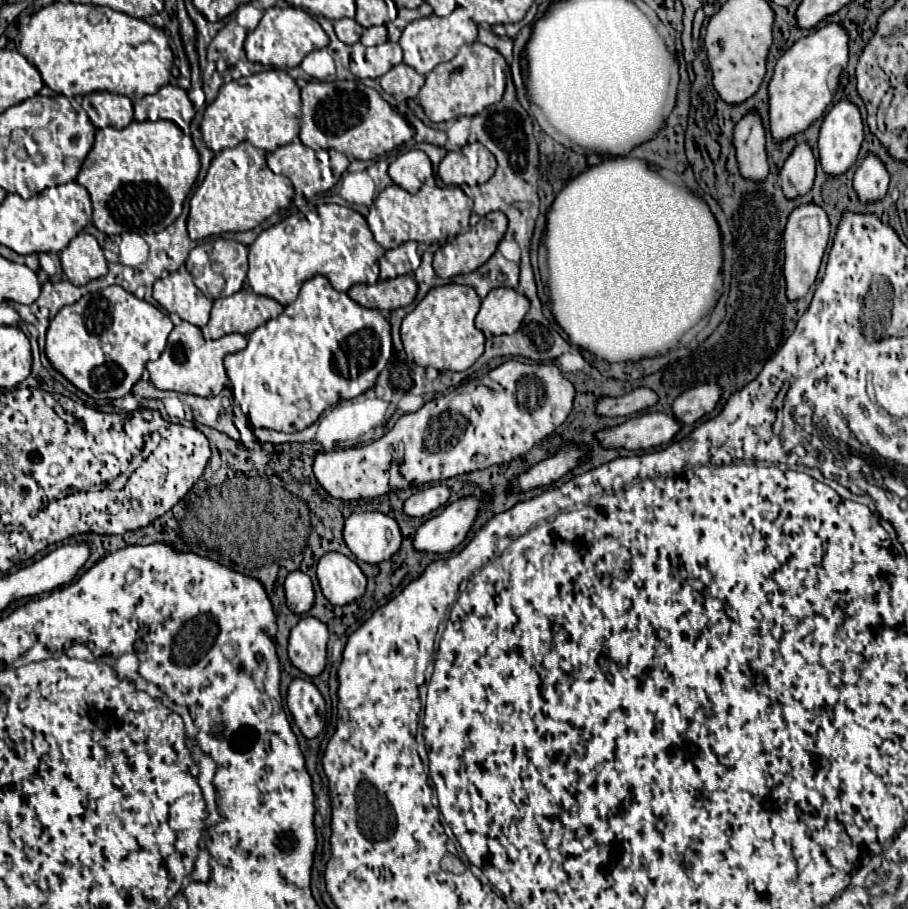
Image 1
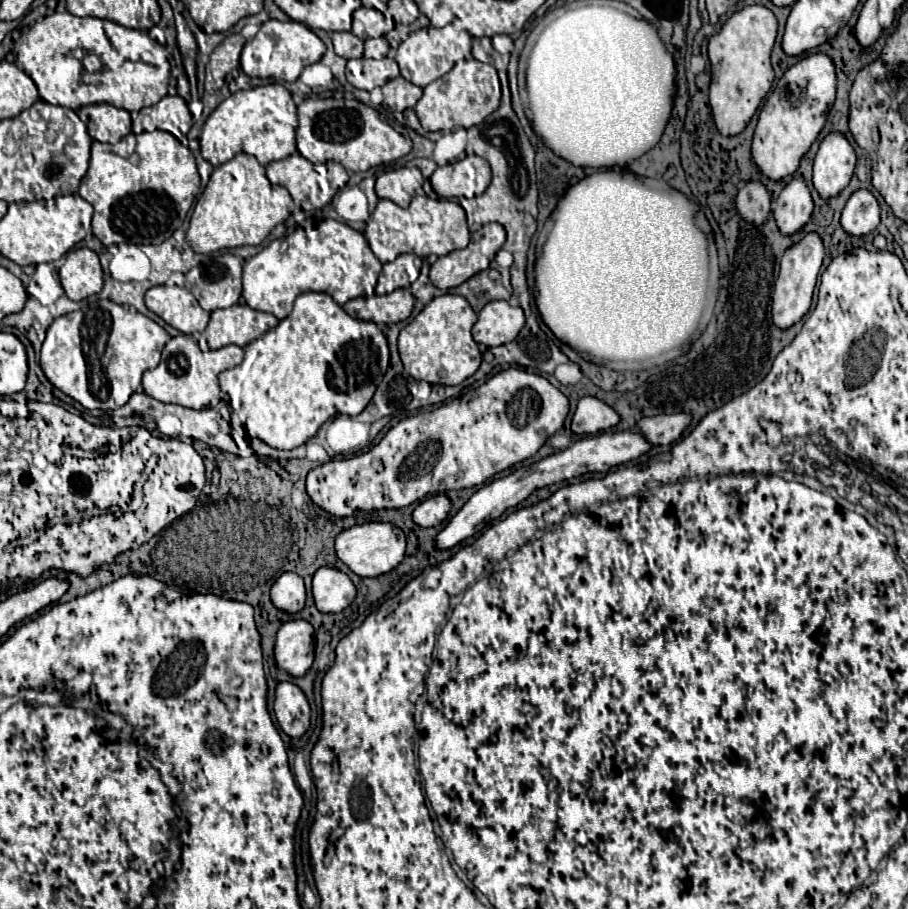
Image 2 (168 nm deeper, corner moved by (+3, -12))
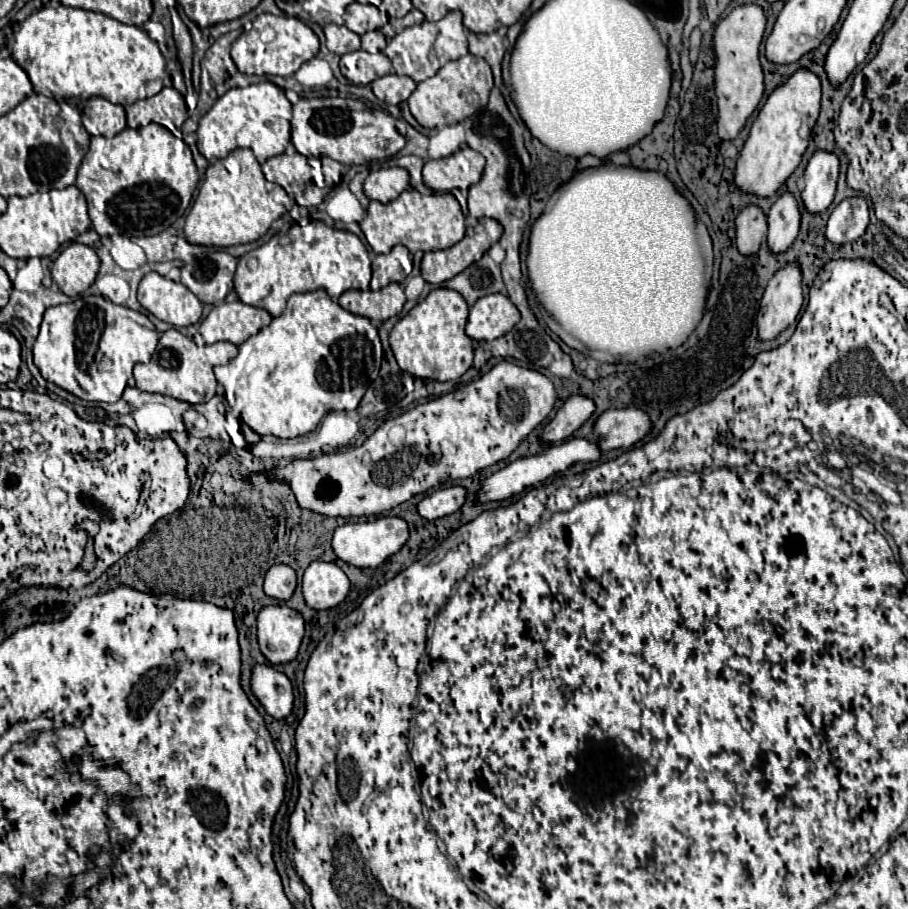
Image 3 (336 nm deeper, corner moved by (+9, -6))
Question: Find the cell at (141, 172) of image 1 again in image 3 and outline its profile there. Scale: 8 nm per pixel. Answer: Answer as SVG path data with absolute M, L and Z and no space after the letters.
M148 124L144 128L124 128L120 134L112 138L92 136L90 150L84 156L84 162L78 170L76 188L88 200L88 214L94 230L100 236L124 234L132 238L144 238L152 234L164 232L170 224L174 224L188 208L192 194L198 184L198 170L192 160L192 152L182 138L176 138L164 126Z

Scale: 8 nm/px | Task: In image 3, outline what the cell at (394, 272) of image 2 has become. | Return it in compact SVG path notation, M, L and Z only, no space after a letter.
M396 245L388 254L378 255L372 262L371 290L379 290L391 282L402 282L413 269L409 250Z

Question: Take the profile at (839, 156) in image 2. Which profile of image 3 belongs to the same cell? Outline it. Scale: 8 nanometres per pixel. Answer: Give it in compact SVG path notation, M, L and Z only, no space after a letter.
M814 152L804 172L802 202L810 214L822 214L836 194L840 162L832 152Z

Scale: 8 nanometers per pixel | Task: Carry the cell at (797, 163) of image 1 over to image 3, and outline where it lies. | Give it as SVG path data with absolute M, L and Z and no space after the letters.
M792 194L780 196L768 212L768 246L774 254L792 248L800 230L800 210Z

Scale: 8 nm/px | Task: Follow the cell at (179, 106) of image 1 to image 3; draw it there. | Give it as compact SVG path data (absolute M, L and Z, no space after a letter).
M162 88L156 96L125 106L127 126L133 129L156 122L182 138L180 126L188 118L184 96L176 88Z

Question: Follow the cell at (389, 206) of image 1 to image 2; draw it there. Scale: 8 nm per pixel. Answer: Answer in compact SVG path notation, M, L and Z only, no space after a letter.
M416 196L408 208L400 208L392 200L380 200L368 220L364 236L380 262L392 262L404 252L420 258L430 254L446 256L458 248L466 248L470 242L464 208L452 200L432 200L428 196Z

